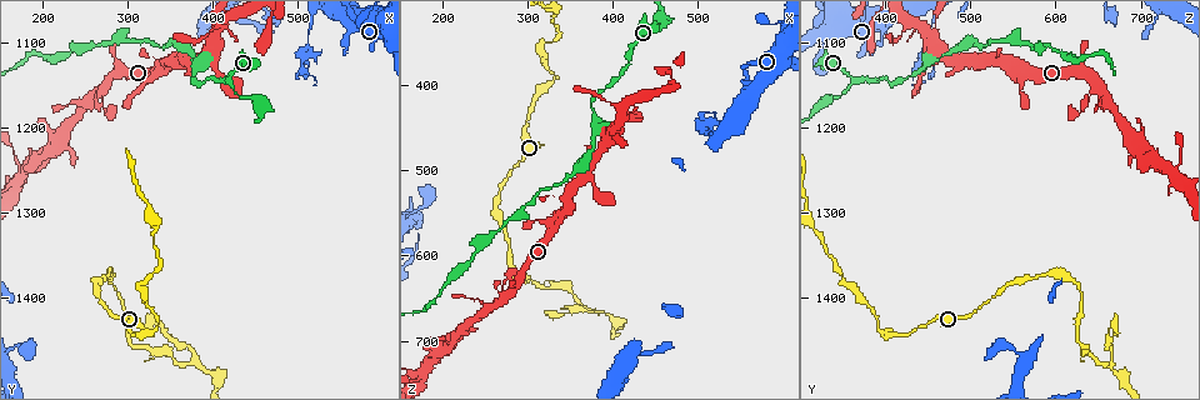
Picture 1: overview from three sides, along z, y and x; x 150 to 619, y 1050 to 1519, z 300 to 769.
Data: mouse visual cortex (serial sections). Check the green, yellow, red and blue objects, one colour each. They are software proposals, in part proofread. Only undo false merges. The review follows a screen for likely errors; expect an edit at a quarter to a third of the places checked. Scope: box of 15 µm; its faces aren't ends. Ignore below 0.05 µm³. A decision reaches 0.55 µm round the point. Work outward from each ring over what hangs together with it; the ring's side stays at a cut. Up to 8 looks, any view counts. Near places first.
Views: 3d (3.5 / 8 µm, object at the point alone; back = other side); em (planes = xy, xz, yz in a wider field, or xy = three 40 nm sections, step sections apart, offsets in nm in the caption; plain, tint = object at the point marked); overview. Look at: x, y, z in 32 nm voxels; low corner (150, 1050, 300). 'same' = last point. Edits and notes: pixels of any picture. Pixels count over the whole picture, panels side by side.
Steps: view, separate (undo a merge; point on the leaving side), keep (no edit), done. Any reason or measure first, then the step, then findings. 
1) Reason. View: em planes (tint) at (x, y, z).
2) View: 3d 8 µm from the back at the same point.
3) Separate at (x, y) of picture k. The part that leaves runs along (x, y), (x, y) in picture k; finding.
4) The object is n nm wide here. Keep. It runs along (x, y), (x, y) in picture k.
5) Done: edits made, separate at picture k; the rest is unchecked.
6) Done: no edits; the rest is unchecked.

Three-way junction. View: 3d 3.5 µm at (415, 1145, 365).

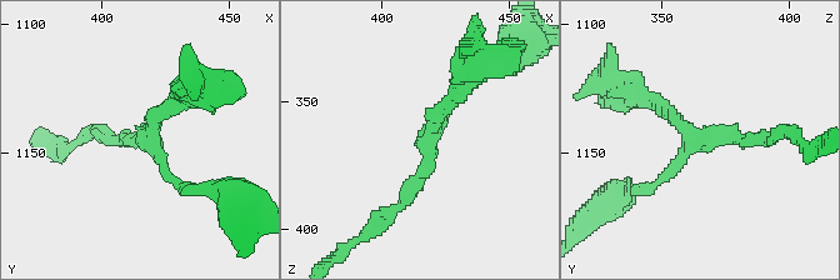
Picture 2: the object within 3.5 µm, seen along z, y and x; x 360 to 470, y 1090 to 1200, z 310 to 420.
3 arms meet here; the arms are 150, 150, 200 nm wide. View: em xy step 3 (tint) at (420, 1145, 362).

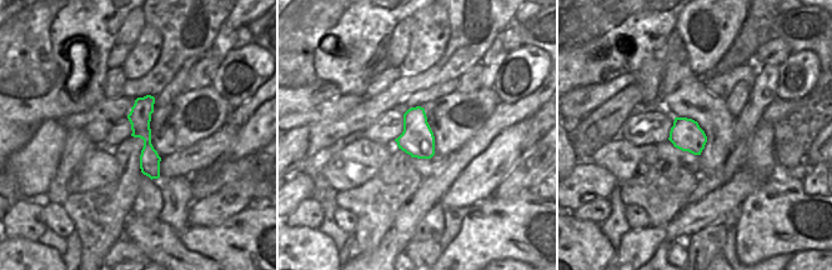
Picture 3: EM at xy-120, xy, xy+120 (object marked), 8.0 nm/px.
The object is 280 nm wide here. Keep. It runs along (146, 99), (144, 134), (155, 175) in picture 3; continuous, no second cell.

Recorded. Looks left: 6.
Narrows sharply. View: 3d 3.5 µm at (510, 1085, 455).

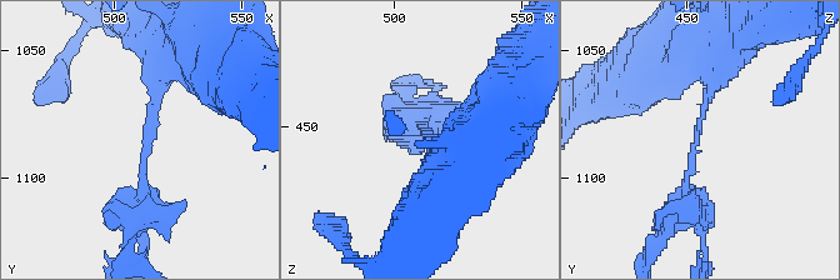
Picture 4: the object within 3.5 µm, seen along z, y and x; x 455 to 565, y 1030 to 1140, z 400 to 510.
Need the tissue. View: em xy step 2 (tint) at (512, 1088, 453).

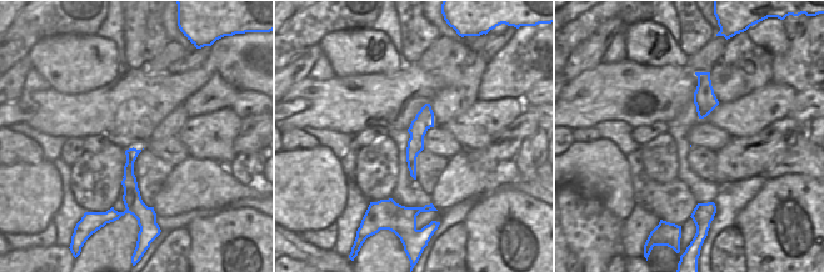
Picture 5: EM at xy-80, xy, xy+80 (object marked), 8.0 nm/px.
The object is 160 nm wide here. Separate at (410, 134) of picture 4. The part that leaves runs along (695, 148), (685, 194), (650, 255) in picture 4; a second cell is stuck on.

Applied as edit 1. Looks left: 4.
View: overview.

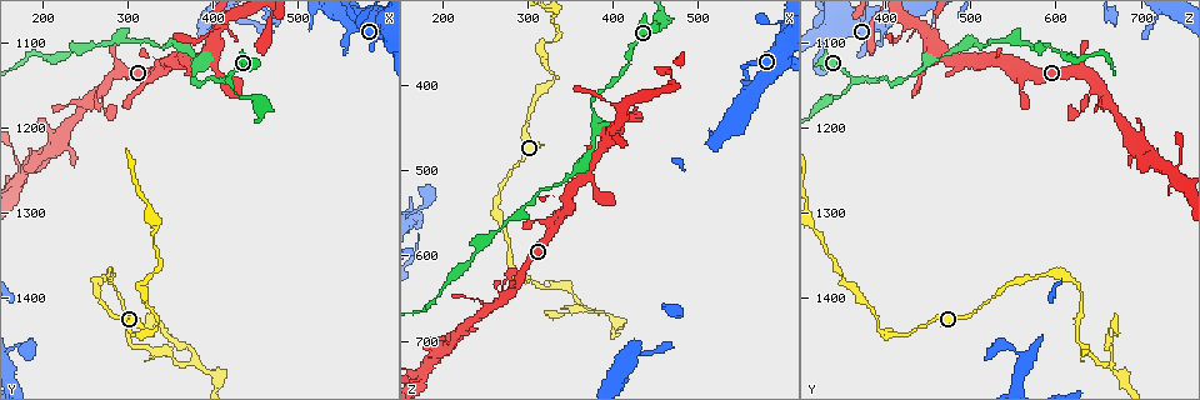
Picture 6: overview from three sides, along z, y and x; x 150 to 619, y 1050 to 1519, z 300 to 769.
Thin neck. View: 3d 8 µm at (235, 1115, 605).

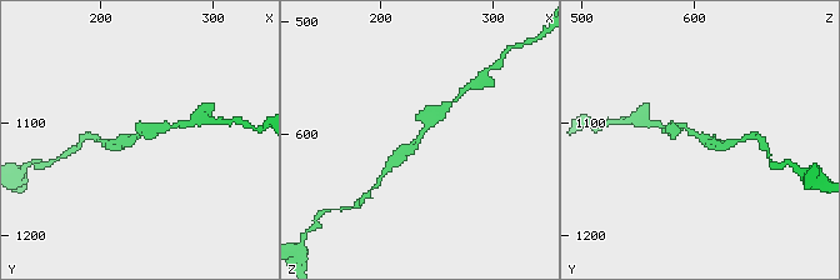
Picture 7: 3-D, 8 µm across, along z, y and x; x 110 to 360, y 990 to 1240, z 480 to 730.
Zoom in. View: 3d 3.5 µm at (236, 1112, 600).

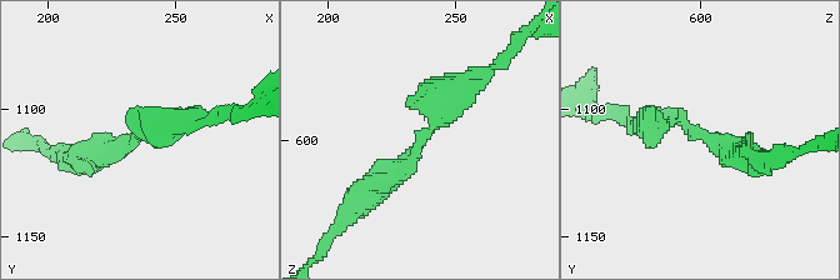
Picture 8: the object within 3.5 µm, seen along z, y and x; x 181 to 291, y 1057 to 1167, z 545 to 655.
Need the tissue. View: em xy step 5 (tint) at (234, 1111, 604).

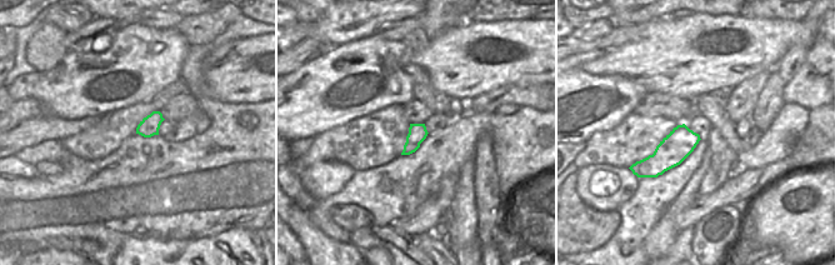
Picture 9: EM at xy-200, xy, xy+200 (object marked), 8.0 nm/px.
Keep. It runs along (459, 86), (413, 160), (363, 201) in picture 8; continuous, no second cell.

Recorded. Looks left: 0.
Done: edits made, separate at picture 4; the rest is unchecked.

